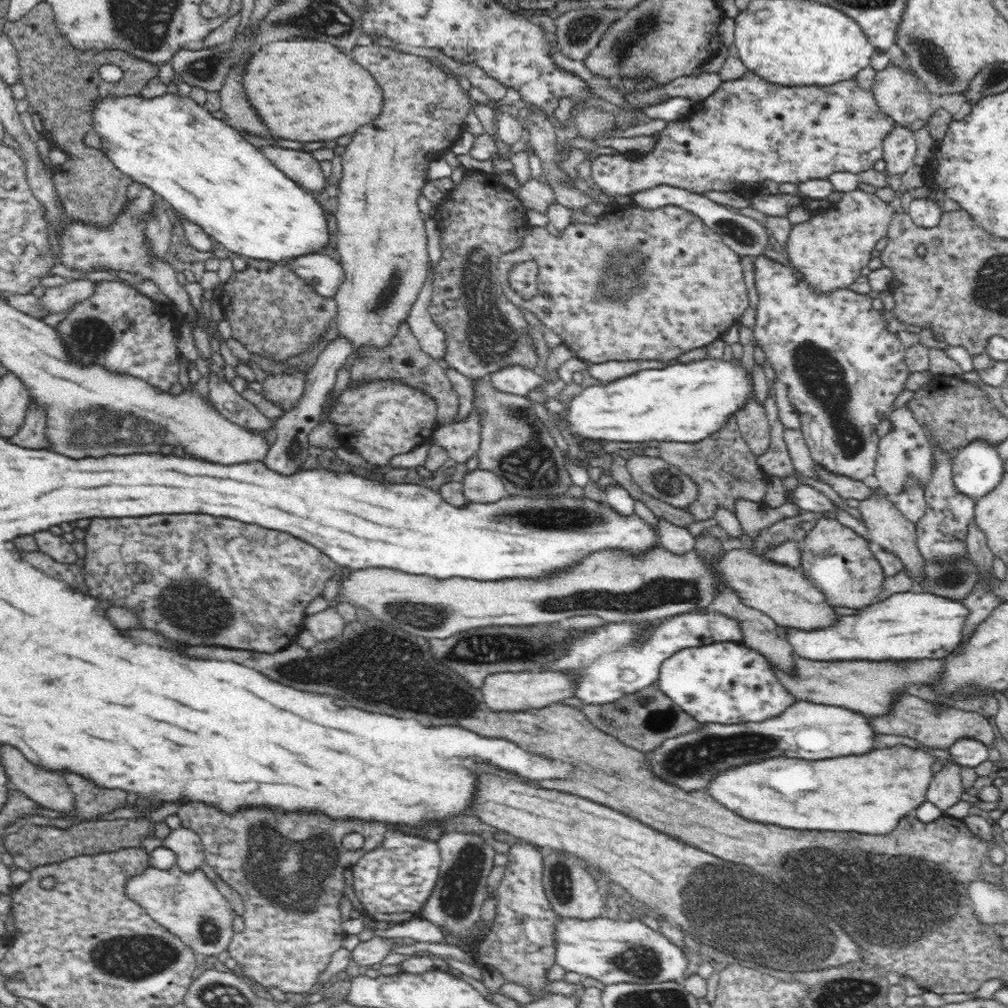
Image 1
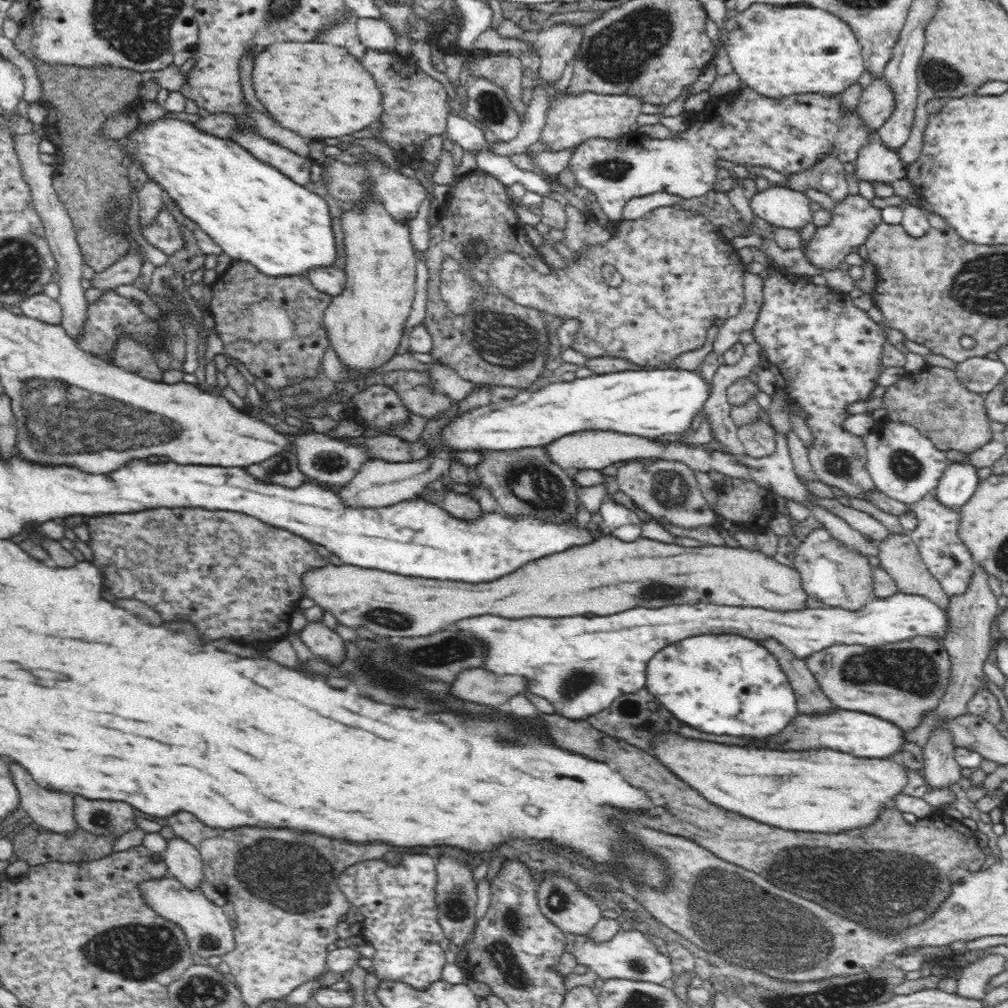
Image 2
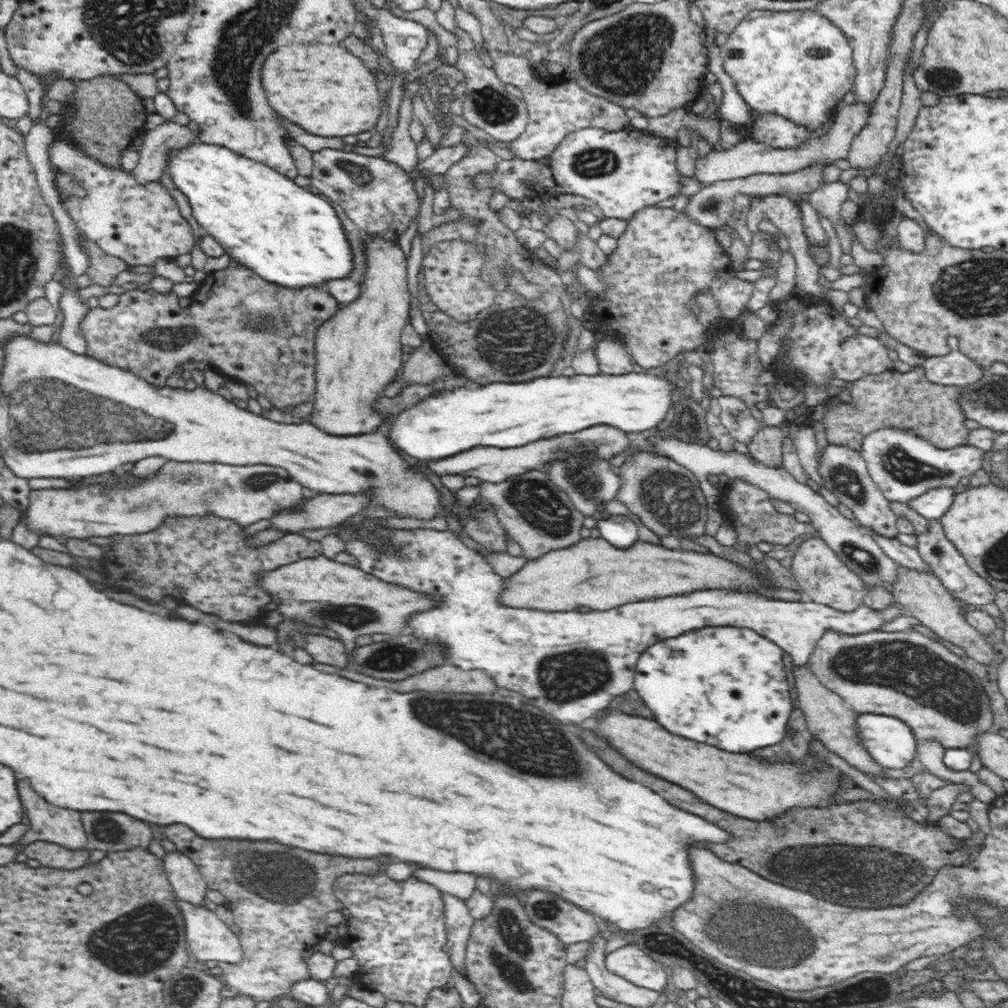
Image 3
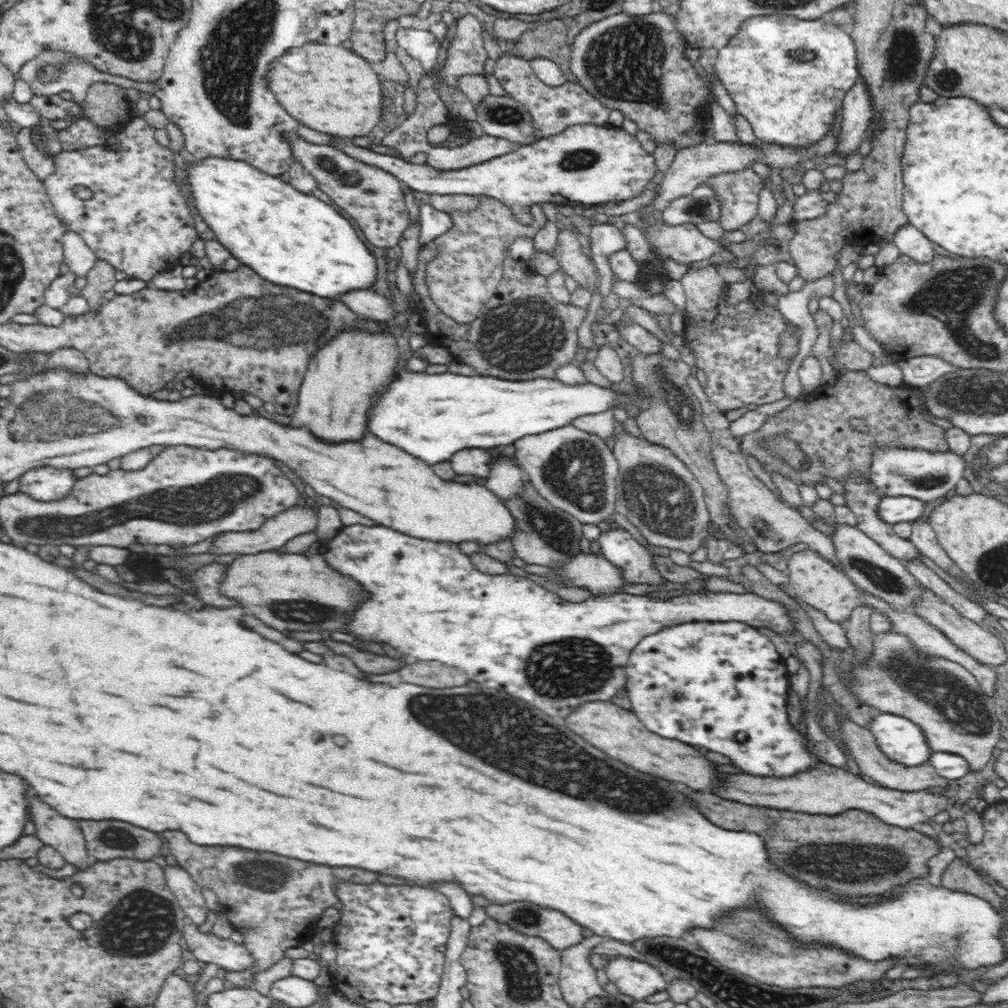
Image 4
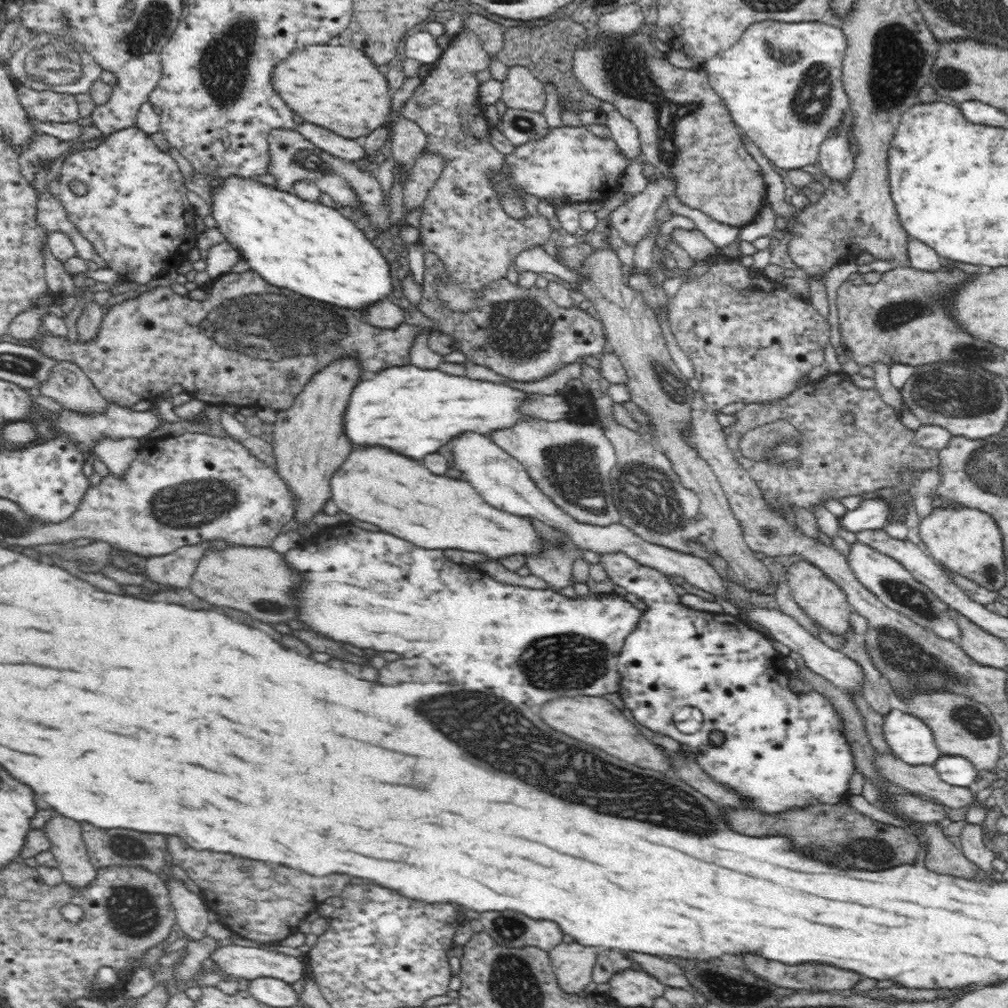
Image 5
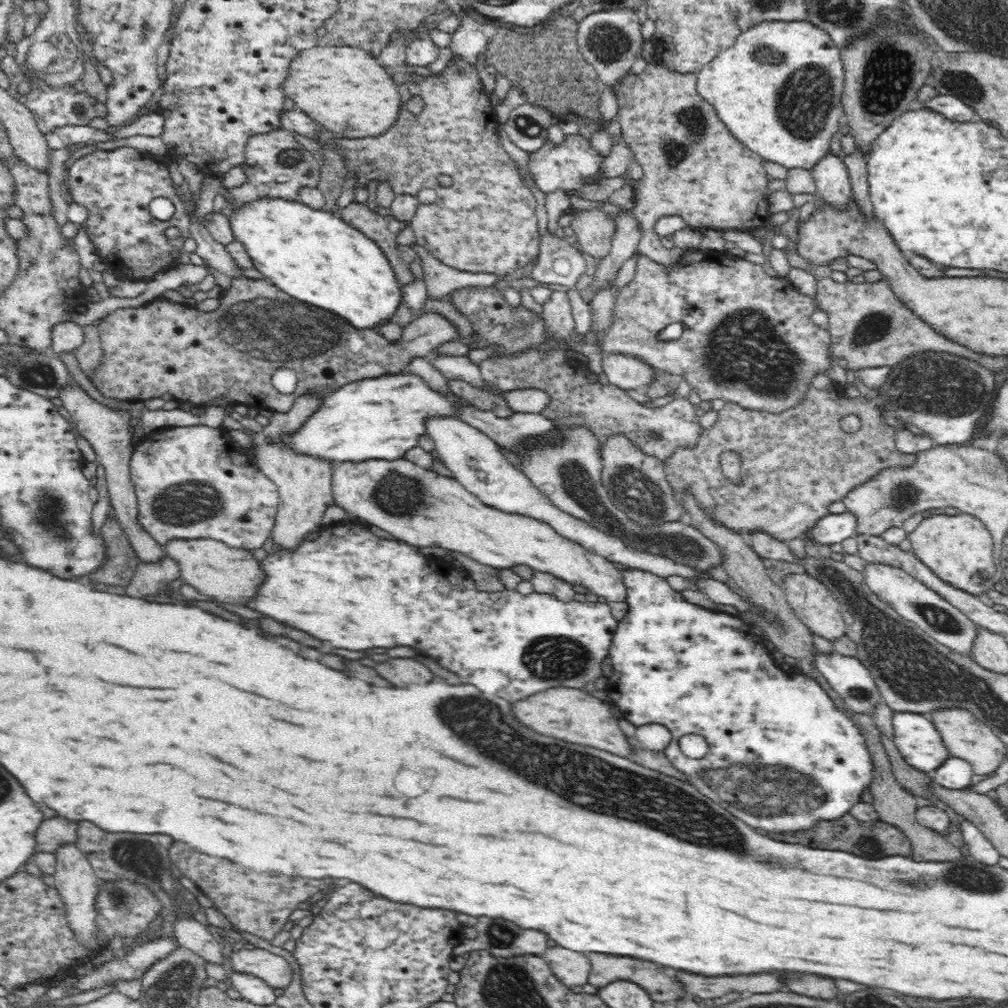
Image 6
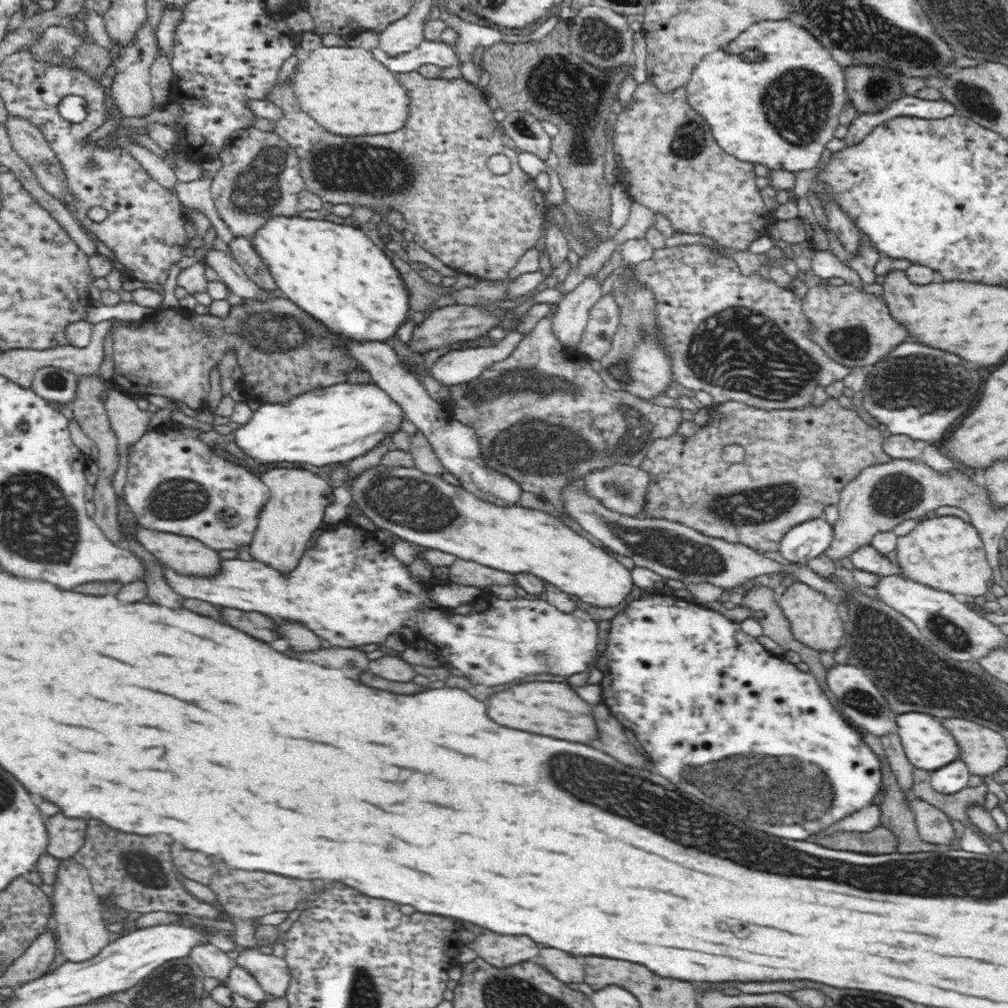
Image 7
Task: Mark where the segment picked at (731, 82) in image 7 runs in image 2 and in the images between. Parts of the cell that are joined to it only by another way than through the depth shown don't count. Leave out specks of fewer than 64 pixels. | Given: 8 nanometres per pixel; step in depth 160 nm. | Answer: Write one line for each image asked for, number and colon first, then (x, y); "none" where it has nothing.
2: (778, 50)
3: (797, 64)
4: (787, 76)
5: (787, 113)
6: (790, 120)

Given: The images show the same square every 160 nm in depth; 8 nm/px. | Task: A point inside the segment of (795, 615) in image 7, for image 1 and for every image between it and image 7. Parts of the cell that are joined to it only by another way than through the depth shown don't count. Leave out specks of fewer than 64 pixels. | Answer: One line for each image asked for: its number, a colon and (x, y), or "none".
1: (837, 560)
2: (839, 576)
3: (824, 577)
4: (823, 585)
5: (822, 599)
6: (815, 606)

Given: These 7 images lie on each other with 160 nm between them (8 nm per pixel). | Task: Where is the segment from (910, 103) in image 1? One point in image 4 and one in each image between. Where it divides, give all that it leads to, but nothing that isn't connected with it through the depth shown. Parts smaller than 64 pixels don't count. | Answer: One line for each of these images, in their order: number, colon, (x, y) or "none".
2: (877, 102)
3: (746, 159)
4: (693, 166)

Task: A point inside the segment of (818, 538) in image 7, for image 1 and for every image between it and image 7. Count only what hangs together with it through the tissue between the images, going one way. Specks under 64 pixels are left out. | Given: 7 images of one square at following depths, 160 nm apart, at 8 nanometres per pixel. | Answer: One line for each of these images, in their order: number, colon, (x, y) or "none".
1: (976, 470)
2: (959, 481)
3: (933, 504)
4: (895, 509)
5: (871, 514)
6: (833, 528)

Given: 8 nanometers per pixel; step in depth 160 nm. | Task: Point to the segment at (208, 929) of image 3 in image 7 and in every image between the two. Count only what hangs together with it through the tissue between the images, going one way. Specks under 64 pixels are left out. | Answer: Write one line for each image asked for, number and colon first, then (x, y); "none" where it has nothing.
4: (208, 947)
5: (242, 962)
6: (273, 969)
7: (272, 972)

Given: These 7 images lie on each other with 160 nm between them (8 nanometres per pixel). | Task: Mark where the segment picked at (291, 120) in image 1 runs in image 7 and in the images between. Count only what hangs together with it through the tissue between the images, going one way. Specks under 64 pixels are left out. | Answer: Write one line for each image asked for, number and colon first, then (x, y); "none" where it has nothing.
2: (320, 91)
3: (326, 90)
4: (333, 90)
5: (330, 86)
6: (343, 88)
7: (344, 89)

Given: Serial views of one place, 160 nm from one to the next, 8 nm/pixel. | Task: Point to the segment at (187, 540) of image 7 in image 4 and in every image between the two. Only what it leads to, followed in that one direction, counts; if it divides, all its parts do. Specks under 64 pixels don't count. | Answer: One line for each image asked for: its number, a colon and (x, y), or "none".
4: (286, 591)
5: (251, 579)
6: (226, 575)

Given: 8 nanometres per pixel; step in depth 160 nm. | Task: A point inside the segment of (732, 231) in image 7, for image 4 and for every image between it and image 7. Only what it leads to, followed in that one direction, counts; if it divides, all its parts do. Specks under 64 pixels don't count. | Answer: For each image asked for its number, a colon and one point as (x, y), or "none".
4: (637, 64)
5: (686, 132)
6: (693, 168)

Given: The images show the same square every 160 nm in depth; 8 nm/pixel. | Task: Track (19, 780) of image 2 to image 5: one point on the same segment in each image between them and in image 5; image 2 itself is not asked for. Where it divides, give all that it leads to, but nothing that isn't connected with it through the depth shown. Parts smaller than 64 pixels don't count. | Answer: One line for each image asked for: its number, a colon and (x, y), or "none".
3: (45, 822)
4: (65, 834)
5: (66, 841)

